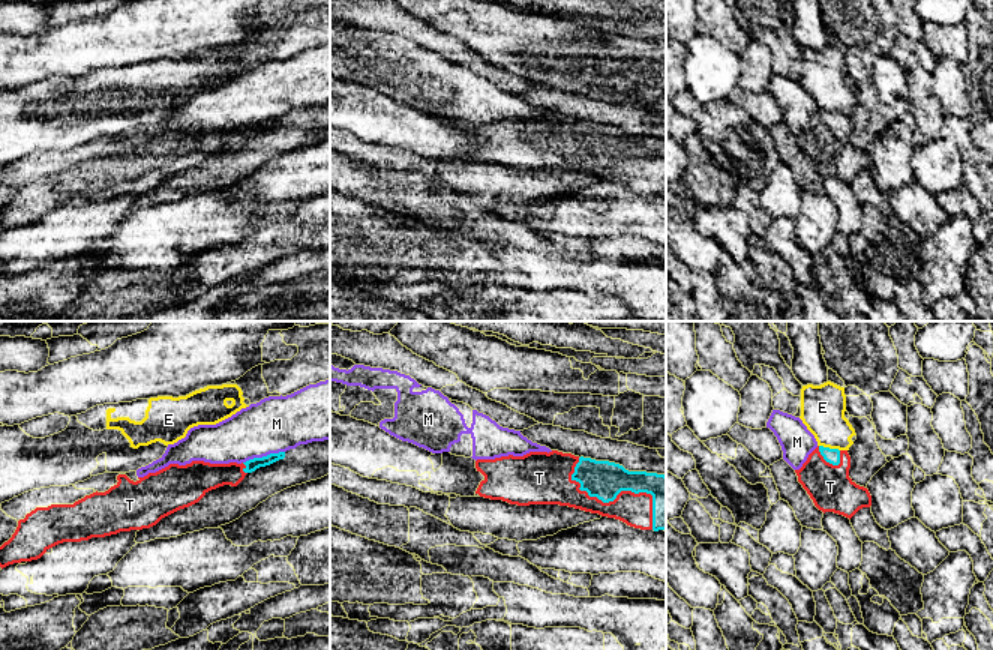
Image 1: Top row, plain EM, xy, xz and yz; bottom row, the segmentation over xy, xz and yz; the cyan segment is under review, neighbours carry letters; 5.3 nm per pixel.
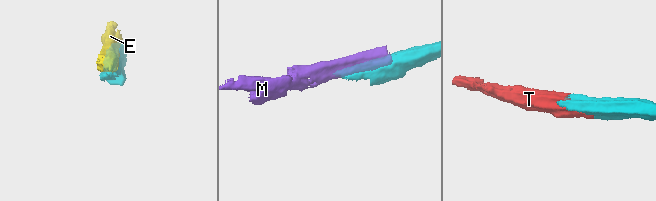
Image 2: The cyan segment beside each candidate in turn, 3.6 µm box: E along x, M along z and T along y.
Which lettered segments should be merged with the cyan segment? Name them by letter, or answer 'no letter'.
T

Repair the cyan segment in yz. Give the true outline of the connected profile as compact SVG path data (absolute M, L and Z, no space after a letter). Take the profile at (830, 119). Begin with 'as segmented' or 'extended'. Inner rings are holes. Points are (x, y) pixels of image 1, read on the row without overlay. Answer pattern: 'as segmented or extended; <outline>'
extended; M818 110L795 137L819 174L850 183L860 173L872 170L872 159L849 141L849 132L848 114Z

